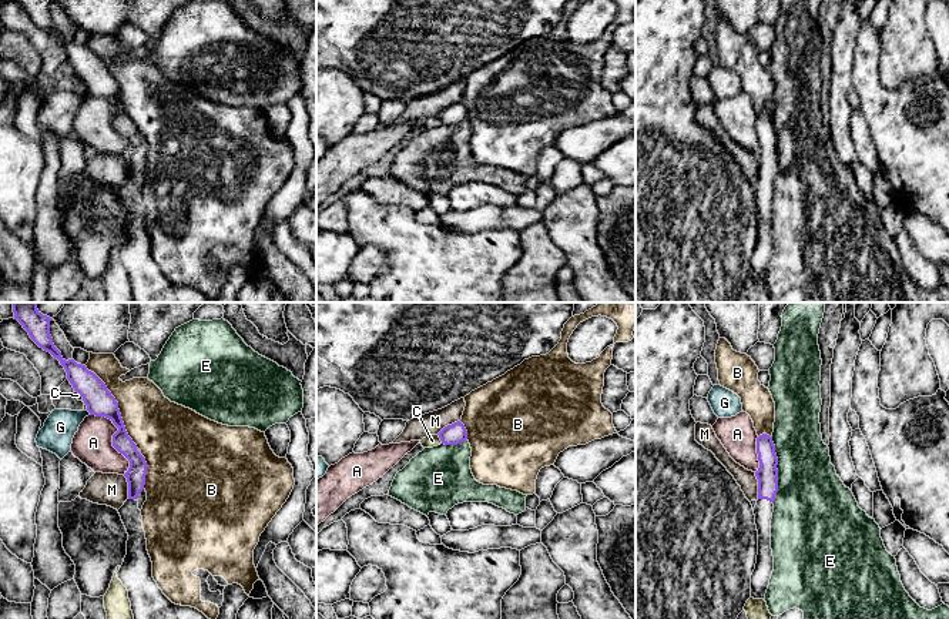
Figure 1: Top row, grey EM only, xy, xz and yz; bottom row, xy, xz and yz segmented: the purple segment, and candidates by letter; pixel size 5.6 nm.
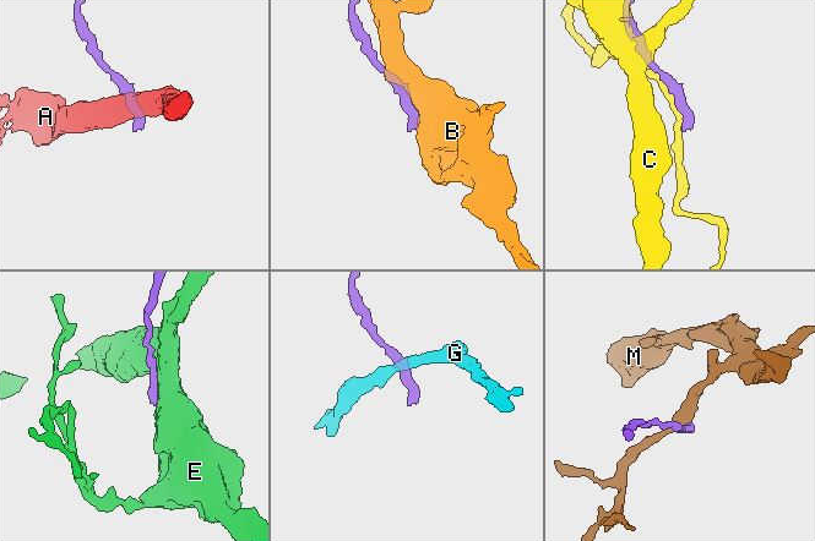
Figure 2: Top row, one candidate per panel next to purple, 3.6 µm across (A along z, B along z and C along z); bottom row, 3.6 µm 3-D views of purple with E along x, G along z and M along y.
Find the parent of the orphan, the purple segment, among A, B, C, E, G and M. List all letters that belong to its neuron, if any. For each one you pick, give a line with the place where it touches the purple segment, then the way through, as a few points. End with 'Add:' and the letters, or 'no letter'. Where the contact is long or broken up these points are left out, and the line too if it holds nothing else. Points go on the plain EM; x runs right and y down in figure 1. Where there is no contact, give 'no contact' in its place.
Add: no letter

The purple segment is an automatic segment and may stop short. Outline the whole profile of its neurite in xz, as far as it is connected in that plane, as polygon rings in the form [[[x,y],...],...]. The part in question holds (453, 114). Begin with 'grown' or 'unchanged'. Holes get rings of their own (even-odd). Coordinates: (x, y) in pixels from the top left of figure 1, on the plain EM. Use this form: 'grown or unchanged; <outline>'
unchanged; [[[460,101],[445,107],[437,116],[445,126],[457,126],[467,120],[467,111]]]

